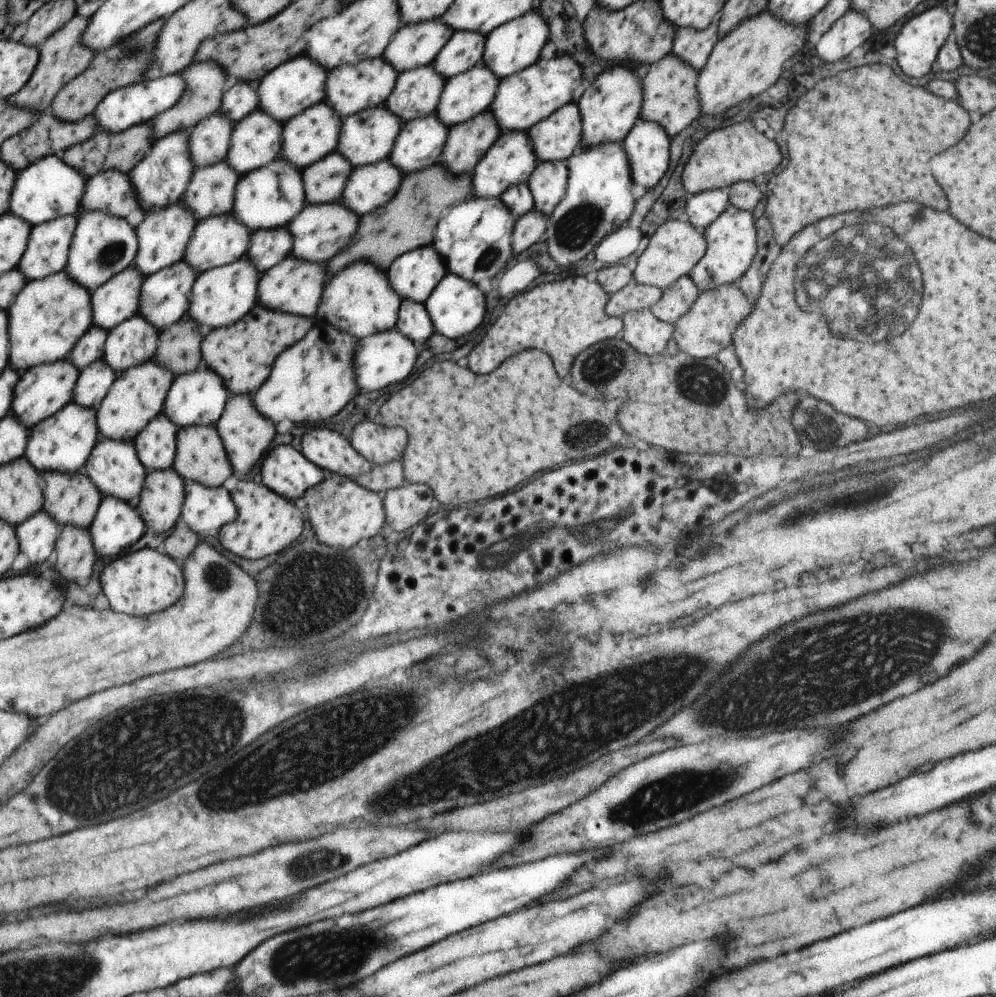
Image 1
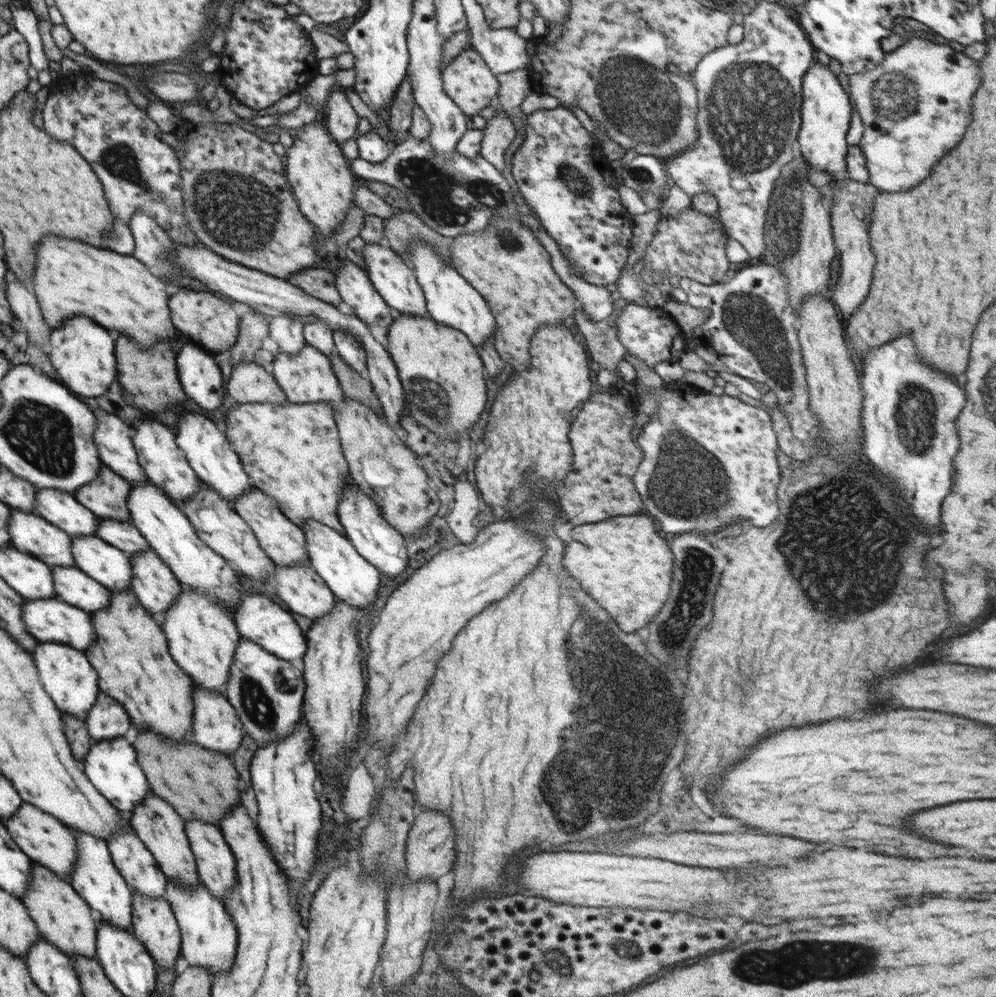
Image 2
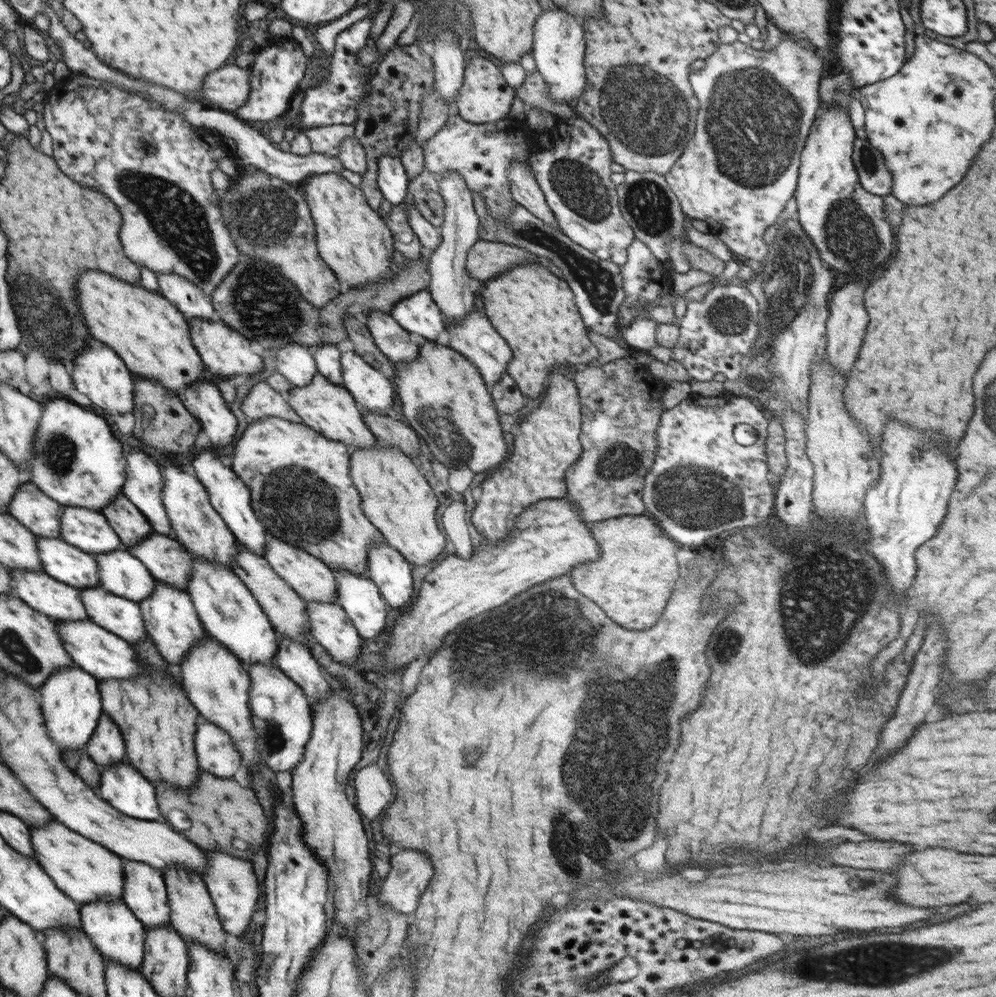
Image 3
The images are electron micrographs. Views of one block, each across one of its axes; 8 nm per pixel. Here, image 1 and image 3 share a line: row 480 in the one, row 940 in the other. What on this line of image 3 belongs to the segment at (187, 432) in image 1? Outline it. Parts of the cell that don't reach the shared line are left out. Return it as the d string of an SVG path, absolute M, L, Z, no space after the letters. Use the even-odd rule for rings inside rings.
M171 866L164 870L167 883L167 897L171 906L171 925L176 932L189 941L202 943L217 953L228 954L230 948L226 945L227 932L223 929L219 914L215 910L214 900L207 889L206 882L192 869Z

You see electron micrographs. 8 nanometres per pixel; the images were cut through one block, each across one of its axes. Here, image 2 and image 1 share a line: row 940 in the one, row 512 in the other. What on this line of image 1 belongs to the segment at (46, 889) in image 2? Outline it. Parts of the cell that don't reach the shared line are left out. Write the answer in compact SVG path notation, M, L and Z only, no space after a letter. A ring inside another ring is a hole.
M44 471L43 477L43 510L51 517L55 517L60 524L72 525L75 527L90 527L98 514L99 507L102 506L103 494L91 480L91 477L78 473L61 473L58 471Z

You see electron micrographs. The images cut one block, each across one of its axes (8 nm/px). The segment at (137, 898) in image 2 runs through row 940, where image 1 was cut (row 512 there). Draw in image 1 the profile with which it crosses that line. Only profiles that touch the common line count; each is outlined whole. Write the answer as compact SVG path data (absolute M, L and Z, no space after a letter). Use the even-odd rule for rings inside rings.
M172 466L146 476L143 492L135 502L149 529L164 532L176 526L184 502L184 478Z

